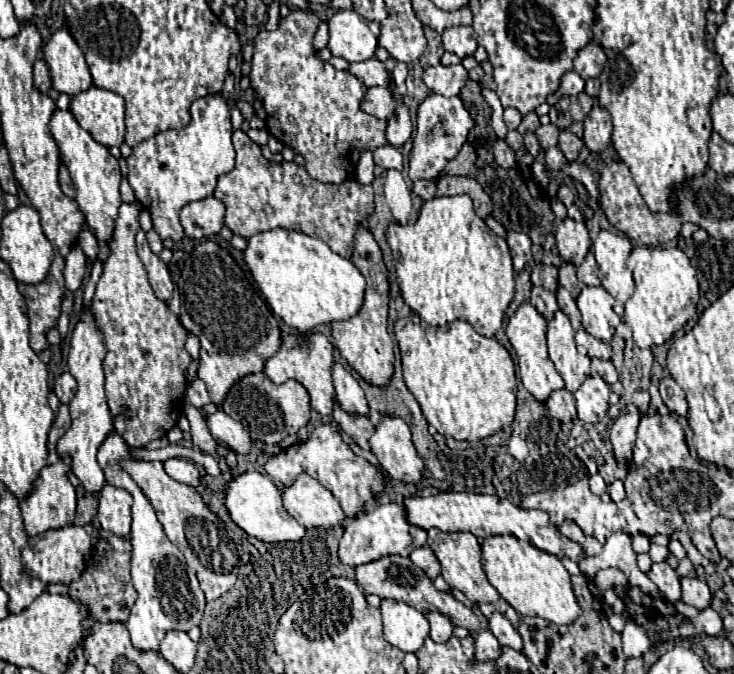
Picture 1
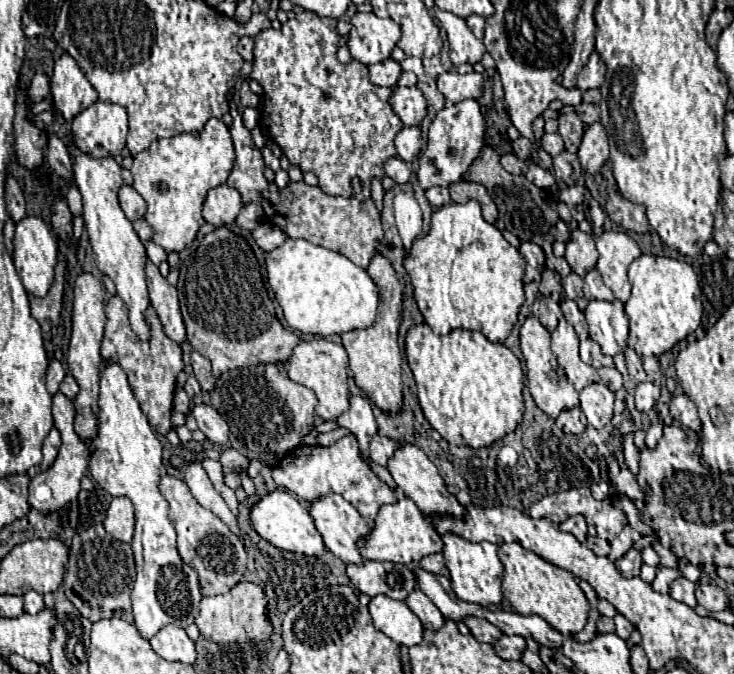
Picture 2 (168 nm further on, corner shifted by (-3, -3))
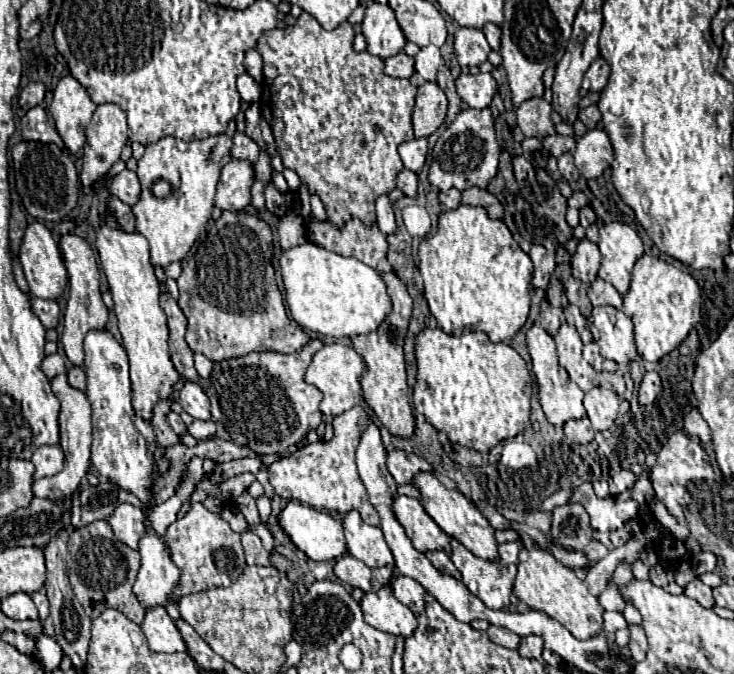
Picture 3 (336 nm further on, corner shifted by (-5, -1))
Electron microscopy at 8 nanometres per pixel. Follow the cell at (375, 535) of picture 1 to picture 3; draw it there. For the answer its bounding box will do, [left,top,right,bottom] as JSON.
[391,496,451,554]

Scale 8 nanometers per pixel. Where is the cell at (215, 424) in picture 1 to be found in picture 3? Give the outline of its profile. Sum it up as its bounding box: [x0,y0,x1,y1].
[179,382,213,420]

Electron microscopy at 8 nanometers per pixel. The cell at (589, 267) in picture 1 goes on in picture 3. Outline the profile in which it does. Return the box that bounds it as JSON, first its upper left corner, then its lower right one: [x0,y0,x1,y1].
[587,278,623,310]

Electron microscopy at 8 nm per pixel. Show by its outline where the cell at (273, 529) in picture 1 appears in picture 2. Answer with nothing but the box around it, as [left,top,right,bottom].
[251,490,325,558]

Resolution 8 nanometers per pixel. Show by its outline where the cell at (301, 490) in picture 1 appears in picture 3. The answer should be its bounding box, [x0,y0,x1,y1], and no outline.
[341,510,393,568]

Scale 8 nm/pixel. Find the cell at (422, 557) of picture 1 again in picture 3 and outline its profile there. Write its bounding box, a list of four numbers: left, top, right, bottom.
[425,550,455,574]

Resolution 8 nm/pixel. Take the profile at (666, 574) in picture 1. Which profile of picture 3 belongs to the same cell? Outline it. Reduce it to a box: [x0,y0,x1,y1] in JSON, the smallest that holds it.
[685,578,713,608]

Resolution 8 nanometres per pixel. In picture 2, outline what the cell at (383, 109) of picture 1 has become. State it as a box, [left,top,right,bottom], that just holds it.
[389,86,427,126]

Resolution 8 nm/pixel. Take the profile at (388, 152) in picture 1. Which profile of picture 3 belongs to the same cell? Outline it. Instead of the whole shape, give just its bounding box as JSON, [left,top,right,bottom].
[397,170,417,198]

